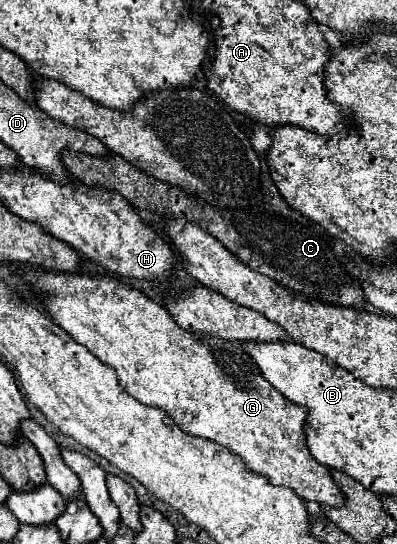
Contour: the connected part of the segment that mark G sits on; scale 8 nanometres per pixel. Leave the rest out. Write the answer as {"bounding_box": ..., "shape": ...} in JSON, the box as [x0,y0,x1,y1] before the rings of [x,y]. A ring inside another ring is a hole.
{"bounding_box":[24,270,344,506],"shape":[[[28,270],[24,280],[32,286],[44,288],[44,294],[48,296],[44,306],[52,314],[54,322],[62,326],[78,344],[86,346],[96,358],[100,358],[100,362],[106,362],[110,368],[114,368],[120,386],[132,398],[148,406],[162,408],[184,432],[218,442],[236,454],[250,472],[268,478],[268,482],[276,486],[292,488],[302,500],[318,502],[322,506],[344,506],[344,494],[332,480],[330,470],[318,464],[306,446],[306,408],[288,402],[272,384],[268,384],[260,368],[242,346],[222,338],[182,330],[164,306],[156,304],[140,290],[126,288],[116,278],[90,278]]]}

